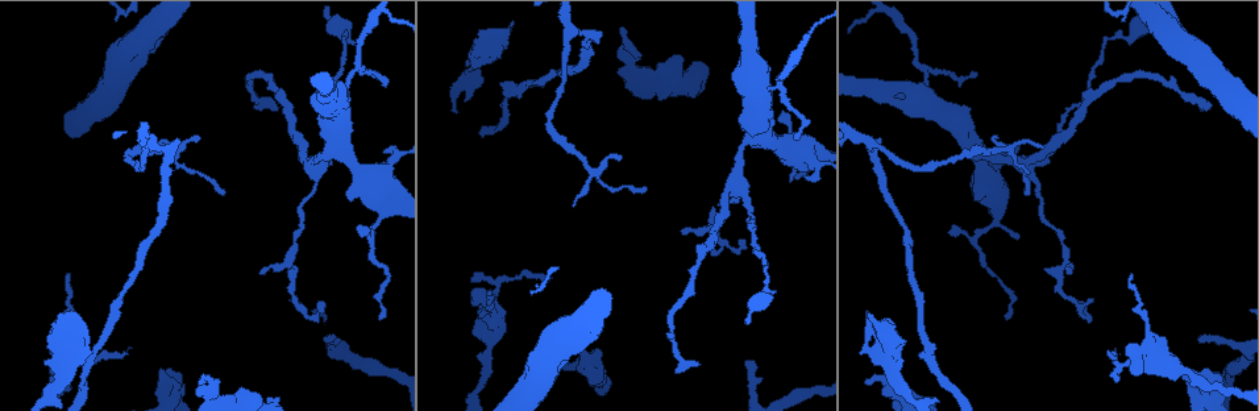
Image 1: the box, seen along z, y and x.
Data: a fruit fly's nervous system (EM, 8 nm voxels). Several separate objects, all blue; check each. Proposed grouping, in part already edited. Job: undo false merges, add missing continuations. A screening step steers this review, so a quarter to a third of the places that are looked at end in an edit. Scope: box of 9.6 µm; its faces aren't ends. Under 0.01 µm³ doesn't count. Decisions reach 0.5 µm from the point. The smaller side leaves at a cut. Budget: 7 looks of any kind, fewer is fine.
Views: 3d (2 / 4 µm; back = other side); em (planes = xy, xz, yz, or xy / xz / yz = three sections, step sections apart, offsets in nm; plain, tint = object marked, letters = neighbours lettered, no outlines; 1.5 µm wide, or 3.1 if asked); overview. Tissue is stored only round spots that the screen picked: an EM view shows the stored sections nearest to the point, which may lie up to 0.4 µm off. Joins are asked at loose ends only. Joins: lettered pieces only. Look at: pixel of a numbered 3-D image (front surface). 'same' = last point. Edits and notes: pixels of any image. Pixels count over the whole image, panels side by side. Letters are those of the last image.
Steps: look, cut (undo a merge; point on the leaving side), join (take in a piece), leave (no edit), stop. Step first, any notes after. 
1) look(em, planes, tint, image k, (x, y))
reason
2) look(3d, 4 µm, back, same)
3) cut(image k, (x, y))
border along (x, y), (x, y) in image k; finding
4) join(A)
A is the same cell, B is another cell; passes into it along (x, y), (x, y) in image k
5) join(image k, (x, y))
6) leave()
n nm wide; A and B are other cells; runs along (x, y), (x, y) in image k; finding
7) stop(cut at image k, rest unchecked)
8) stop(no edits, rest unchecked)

look(3d, 4 µm, image 1, (127, 355))
thin end

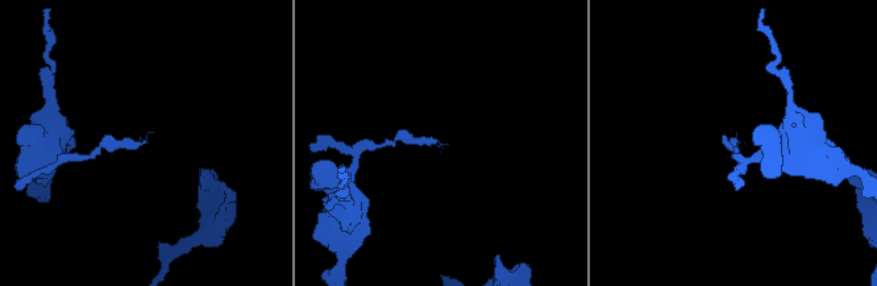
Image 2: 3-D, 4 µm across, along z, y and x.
look(em, planes, letters, image 2, (437, 147))
need the tissue

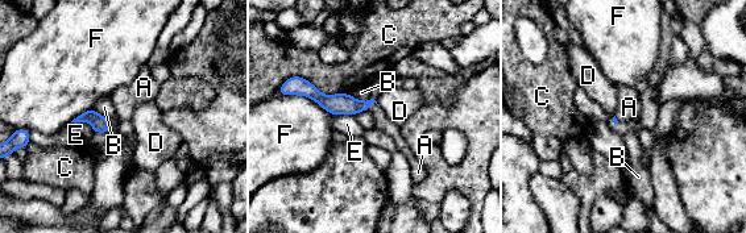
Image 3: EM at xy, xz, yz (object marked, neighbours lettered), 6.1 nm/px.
join(A)
A is the same cell, B, C, D, E and F are other cells; passes into it along (342, 103), (371, 104), (381, 121) in image 3; the neuron continues

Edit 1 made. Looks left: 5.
look(3d, 4 µm, back, image 1, (1197, 338))
branch stops here

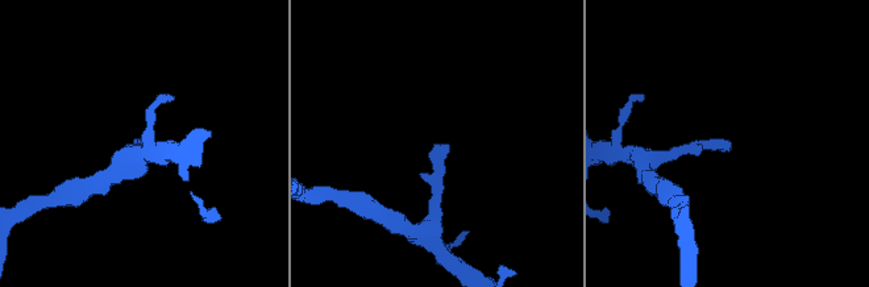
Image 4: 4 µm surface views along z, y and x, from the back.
look(em, planes, letters, image 4, (729, 142))

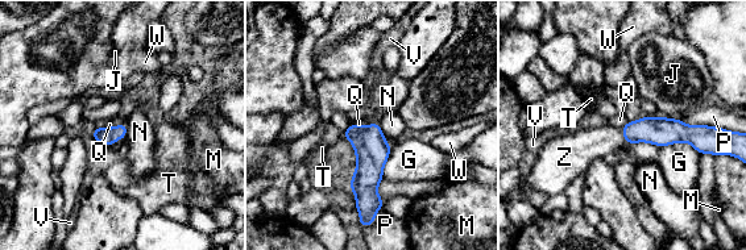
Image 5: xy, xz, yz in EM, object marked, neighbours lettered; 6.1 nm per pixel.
join(Z)
Z is the same cell, G, J, M, N, P, Q, T, V and W are other cells; the neuron continues

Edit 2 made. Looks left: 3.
look(em, xz, step 4, letters, image 1, (465, 102))
an open end

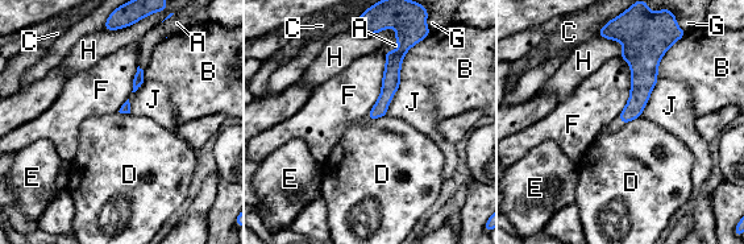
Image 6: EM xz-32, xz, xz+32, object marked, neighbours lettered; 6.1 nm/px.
leave()
A, B, C, D, E, F, G, H and J are other cells; border along (386, 114), (368, 120) in image 6; no lettered piece goes on from it

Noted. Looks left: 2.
stop(join at image 3, join at image 5, rest unchecked)

